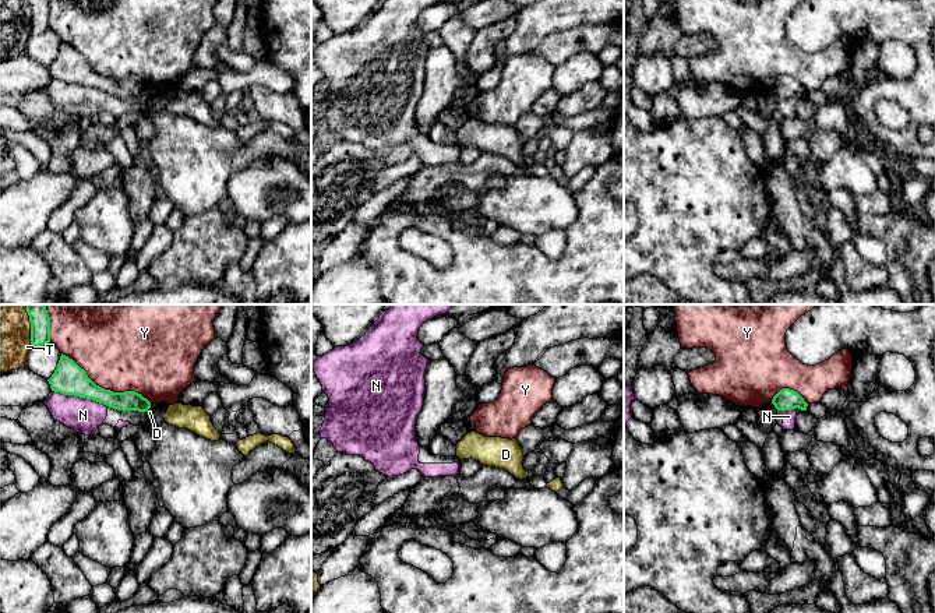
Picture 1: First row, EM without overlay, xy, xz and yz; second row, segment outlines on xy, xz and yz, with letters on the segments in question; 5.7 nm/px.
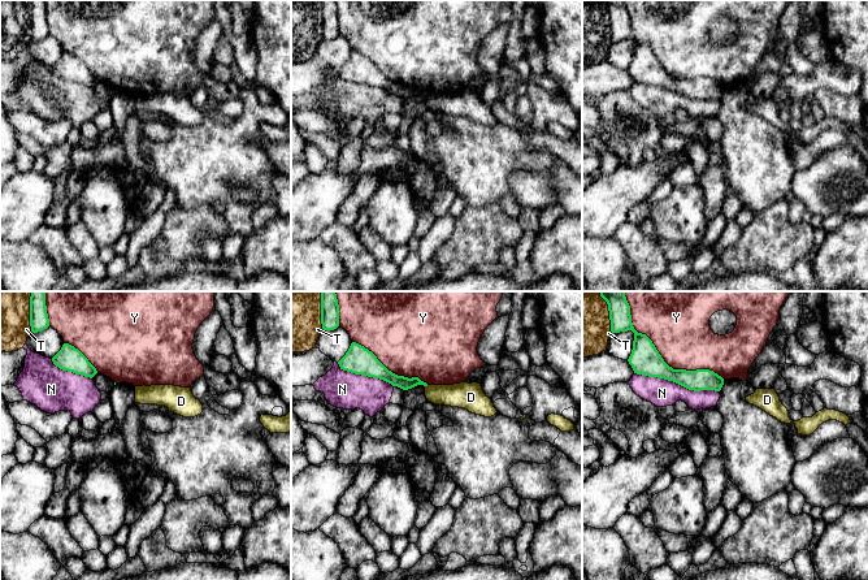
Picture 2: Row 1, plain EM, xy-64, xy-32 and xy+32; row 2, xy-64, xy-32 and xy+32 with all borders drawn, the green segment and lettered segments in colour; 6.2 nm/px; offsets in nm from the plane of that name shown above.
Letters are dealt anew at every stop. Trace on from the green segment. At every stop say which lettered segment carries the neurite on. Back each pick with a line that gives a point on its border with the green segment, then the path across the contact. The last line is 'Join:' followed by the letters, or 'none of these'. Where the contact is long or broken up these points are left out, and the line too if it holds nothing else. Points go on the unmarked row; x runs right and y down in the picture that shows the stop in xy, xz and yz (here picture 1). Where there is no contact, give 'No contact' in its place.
Join: none of these

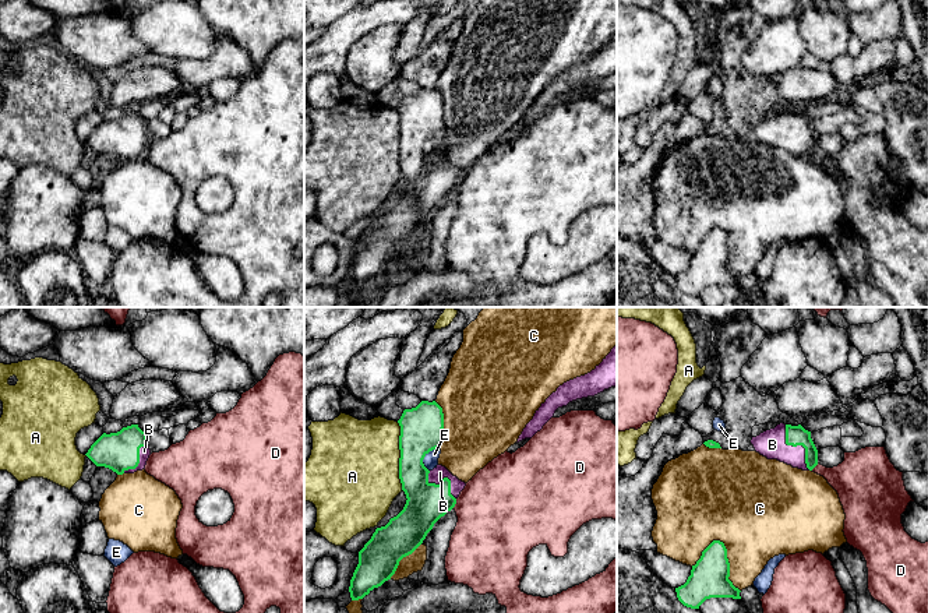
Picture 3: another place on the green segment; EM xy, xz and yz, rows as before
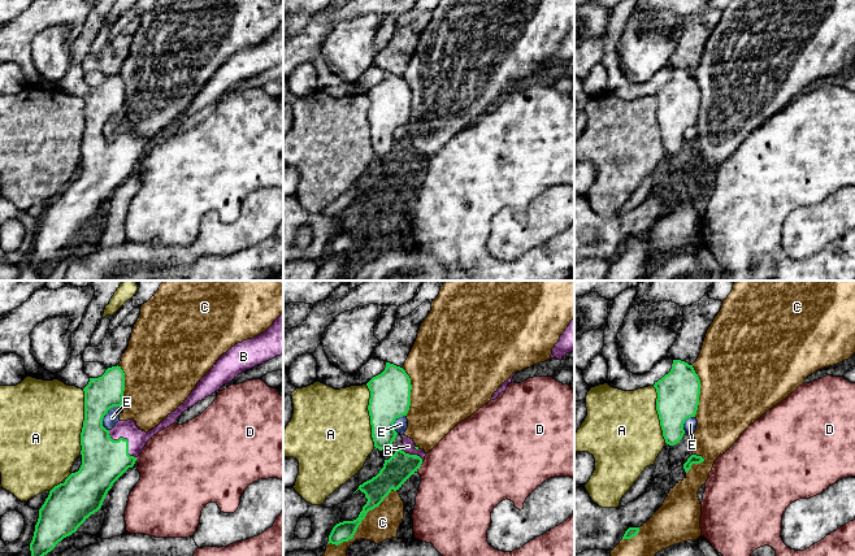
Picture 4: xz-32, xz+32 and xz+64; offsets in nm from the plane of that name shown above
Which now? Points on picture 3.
B: Touches green at yz (797, 131). Path across: yz (796, 123), (797, 131), (772, 131)
Join: B

